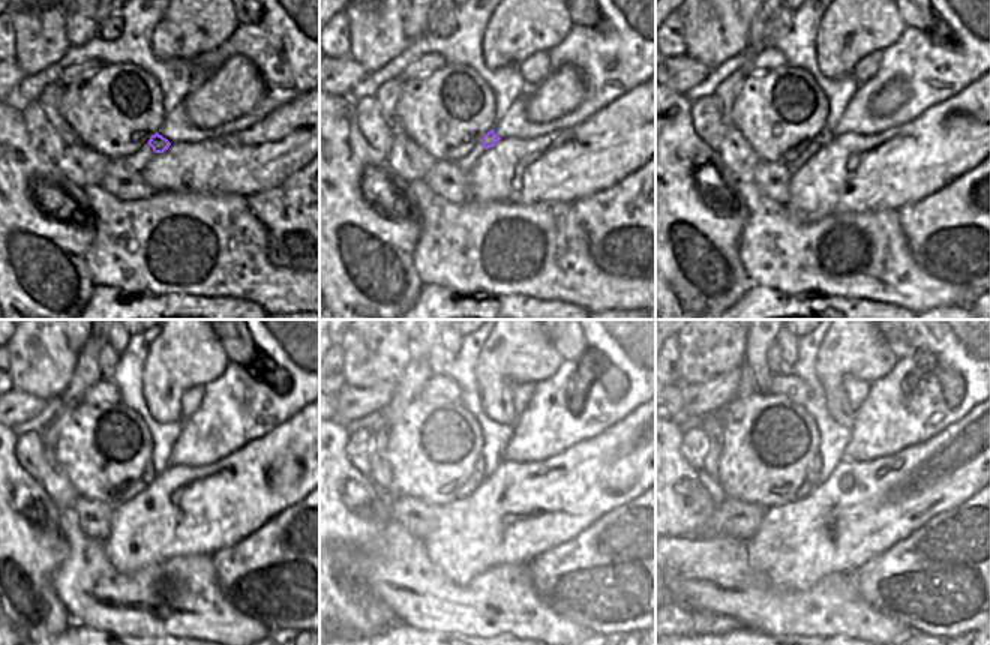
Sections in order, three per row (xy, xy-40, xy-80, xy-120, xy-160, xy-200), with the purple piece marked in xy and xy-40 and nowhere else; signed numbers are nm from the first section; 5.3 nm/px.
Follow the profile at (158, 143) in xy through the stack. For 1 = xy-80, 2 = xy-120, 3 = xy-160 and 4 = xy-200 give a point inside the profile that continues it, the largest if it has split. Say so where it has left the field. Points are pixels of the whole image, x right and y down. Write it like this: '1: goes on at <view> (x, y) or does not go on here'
1: goes on at xy-80 (824, 137)
2: goes on at xy-120 (149, 474)
3: goes on at xy-160 (477, 473)
4: goes on at xy-200 (815, 465)

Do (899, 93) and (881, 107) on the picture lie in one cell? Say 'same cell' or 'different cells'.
same cell

